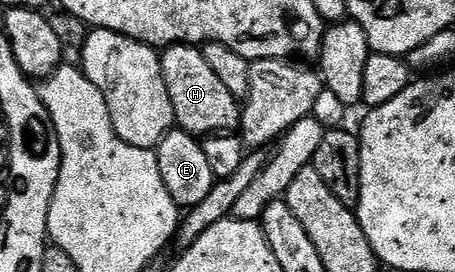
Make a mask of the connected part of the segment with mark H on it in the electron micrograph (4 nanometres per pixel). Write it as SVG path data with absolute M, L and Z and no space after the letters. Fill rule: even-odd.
M169 45L162 50L159 62L161 63L161 75L165 79L165 91L169 91L169 103L173 103L173 115L175 116L175 124L178 128L192 133L193 136L200 139L206 139L212 135L221 133L235 133L241 125L241 101L240 98L233 95L233 91L229 91L229 87L225 87L225 83L221 83L221 79L213 72L213 67L209 67L209 62L205 60L202 48L194 45Z

